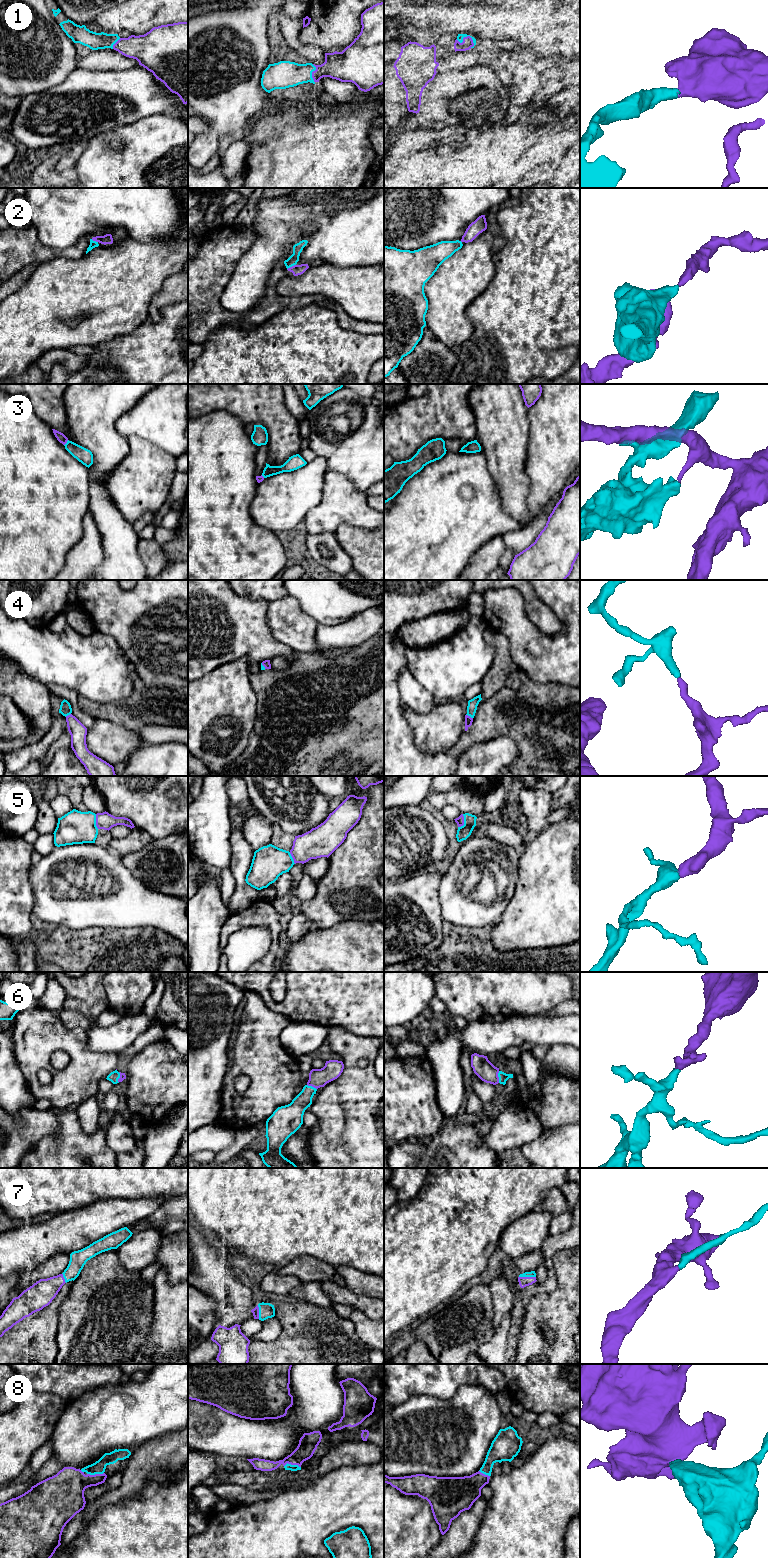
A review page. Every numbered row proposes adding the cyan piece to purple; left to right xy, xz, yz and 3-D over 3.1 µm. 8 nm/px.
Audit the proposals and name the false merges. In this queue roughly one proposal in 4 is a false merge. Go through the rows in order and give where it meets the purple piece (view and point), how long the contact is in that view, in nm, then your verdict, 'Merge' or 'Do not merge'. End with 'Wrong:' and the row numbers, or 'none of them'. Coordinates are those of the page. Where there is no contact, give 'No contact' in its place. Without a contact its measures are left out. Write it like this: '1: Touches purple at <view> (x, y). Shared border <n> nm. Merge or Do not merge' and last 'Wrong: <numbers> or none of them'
1: Touches purple at yz (466, 37). Shared border 160 nm. Merge
2: Touches purple at xz (292, 266). Shared border 80 nm. Merge
3: Touches purple at xy (66, 442). Shared border 60 nm. Do not merge
4: Touches purple at yz (469, 716). Shared border 70 nm. Merge
5: Touches purple at yz (463, 822). Shared border 120 nm. Merge
6: Touches purple at yz (498, 1077). Shared border 100 nm. Merge
7: Touches purple at yz (527, 1277). Shared border 140 nm. Merge
8: Touches purple at xy (95, 1474). Shared border 140 nm. Merge
Wrong: 3

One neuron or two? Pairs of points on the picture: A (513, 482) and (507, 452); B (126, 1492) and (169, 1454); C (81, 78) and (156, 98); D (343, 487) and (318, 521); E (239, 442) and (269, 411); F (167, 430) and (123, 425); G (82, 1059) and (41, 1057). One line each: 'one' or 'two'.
A: one
B: one
C: one
D: one
E: two
F: one
G: one

